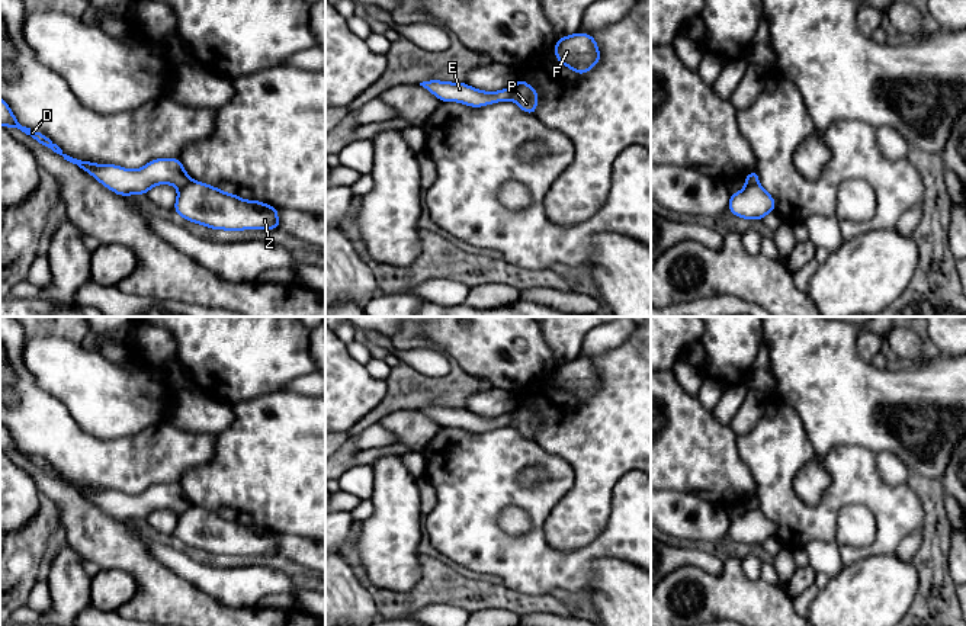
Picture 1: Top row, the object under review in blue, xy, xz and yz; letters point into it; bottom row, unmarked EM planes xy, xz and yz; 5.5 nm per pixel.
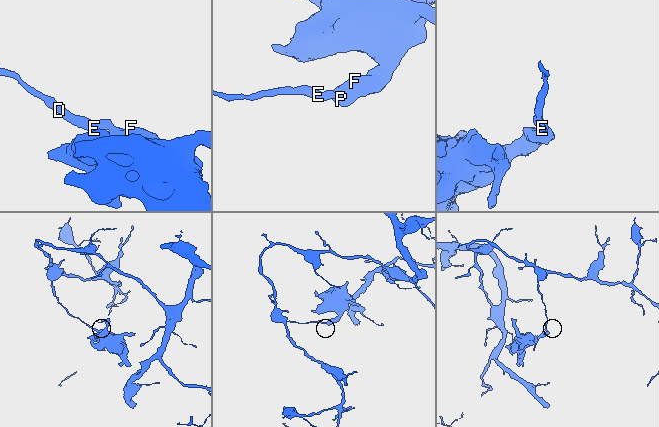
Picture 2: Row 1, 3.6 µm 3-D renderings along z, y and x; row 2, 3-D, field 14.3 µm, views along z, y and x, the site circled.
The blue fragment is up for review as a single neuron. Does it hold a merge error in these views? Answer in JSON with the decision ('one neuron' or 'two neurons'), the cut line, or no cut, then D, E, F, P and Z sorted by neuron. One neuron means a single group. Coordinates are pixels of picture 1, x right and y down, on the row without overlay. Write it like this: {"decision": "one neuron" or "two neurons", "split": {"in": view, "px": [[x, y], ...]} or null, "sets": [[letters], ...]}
{"decision": "two neurons", "split": {"in": "xy", "px": [[191, 504], [179, 514]]}, "sets": [["D", "E"], ["F", "P", "Z"]]}

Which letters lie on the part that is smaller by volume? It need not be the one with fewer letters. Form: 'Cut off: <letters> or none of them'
Cut off: F, P, Z

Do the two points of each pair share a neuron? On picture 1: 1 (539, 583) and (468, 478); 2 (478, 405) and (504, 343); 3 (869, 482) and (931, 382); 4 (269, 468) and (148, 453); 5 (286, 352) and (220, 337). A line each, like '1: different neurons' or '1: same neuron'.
1: same neuron
2: different neurons
3: different neurons
4: different neurons
5: same neuron

